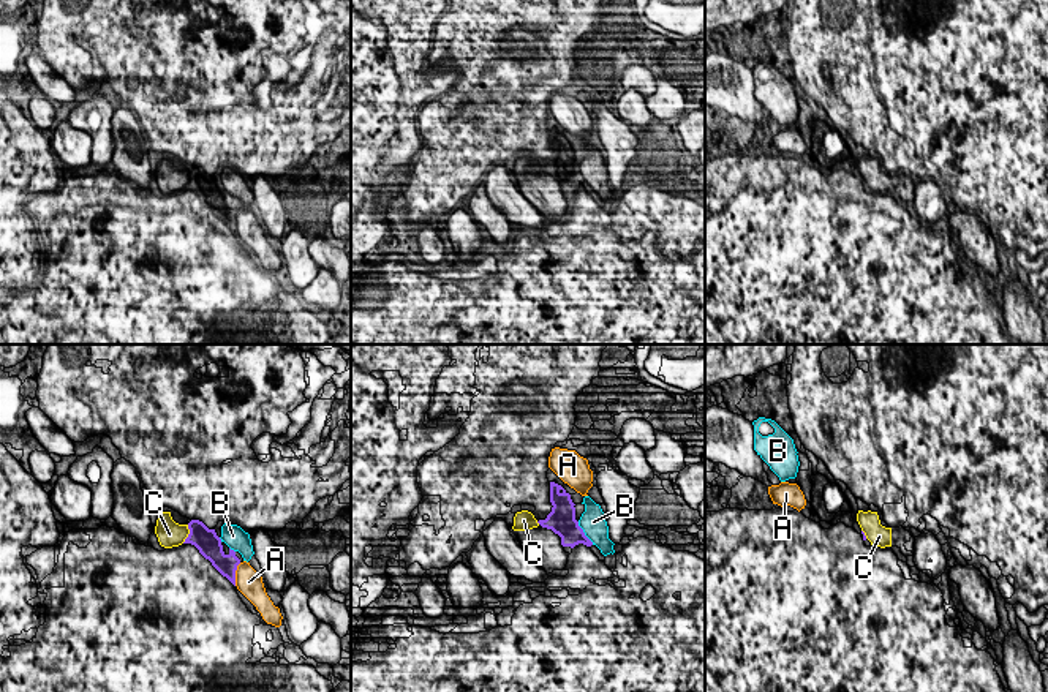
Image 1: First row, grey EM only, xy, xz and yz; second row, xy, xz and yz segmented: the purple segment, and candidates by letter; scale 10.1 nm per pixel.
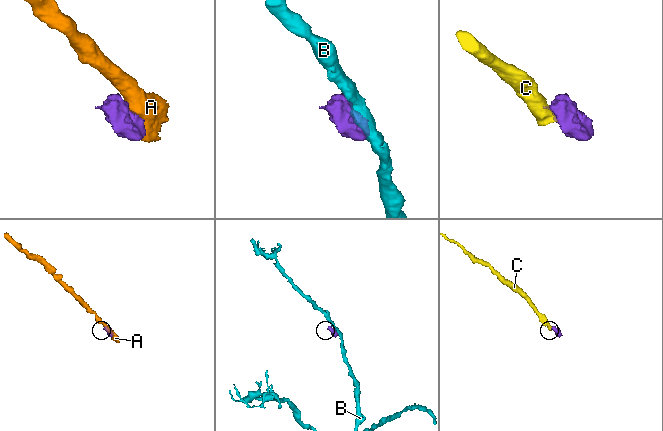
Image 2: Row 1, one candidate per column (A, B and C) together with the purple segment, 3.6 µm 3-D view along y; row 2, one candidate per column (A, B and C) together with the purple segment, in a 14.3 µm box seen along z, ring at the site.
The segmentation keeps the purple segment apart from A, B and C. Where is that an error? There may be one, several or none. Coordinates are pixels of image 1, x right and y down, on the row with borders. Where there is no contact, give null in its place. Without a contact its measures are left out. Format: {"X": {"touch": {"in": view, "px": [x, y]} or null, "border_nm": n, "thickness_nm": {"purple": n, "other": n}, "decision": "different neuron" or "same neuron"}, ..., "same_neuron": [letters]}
{"A": {"touch": {"in": "xy", "px": [234, 574]}, "border_nm": 240, "thickness_nm": {"purple": 220, "other": 280}, "decision": "different neuron"}, "B": {"touch": {"in": "xz", "px": [584, 533]}, "border_nm": 300, "thickness_nm": {"purple": 260, "other": 260}, "decision": "different neuron"}, "C": {"touch": {"in": "xy", "px": [188, 534]}, "border_nm": 200, "thickness_nm": {"purple": 240, "other": 260}, "decision": "different neuron"}, "same_neuron": []}

